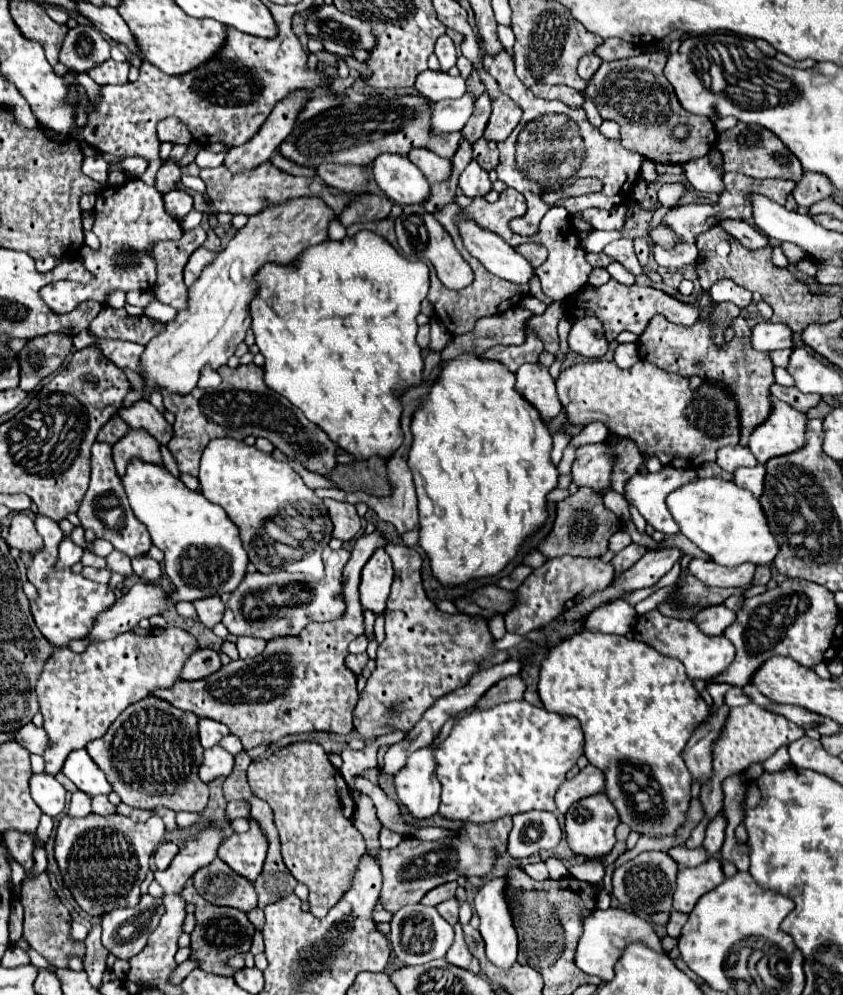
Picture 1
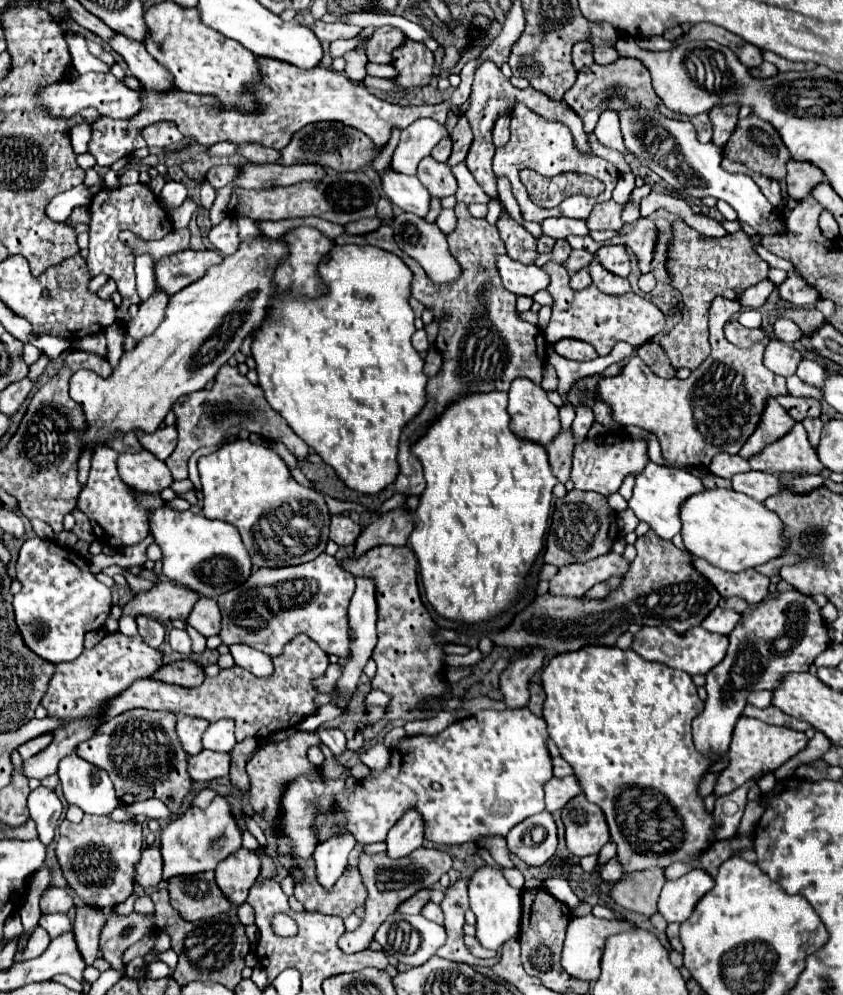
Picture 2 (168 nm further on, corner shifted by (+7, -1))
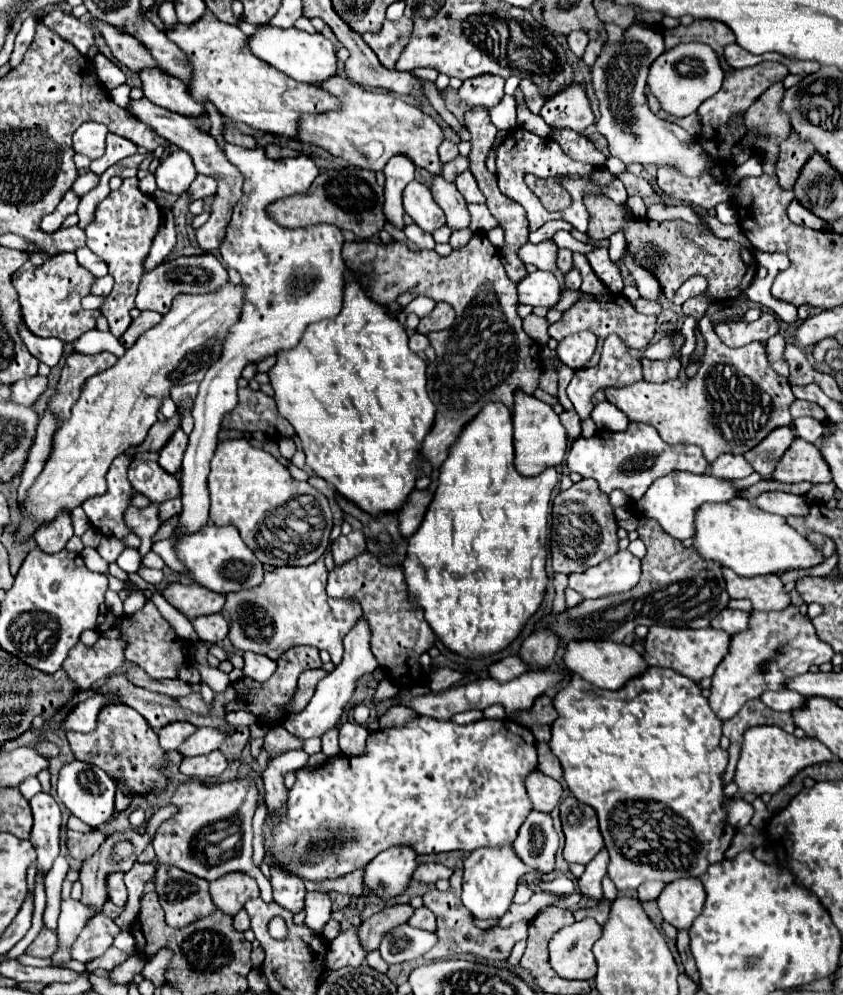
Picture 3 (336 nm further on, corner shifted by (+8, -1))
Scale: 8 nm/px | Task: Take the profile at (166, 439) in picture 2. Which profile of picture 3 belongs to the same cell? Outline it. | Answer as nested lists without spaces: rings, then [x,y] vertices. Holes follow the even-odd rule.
[[[178,428],[172,438],[166,442],[166,446],[158,452],[158,464],[168,472],[168,474],[174,474],[180,464],[182,464],[182,456],[184,456],[184,450],[186,450],[186,444],[188,444],[188,436],[184,434],[182,428]]]

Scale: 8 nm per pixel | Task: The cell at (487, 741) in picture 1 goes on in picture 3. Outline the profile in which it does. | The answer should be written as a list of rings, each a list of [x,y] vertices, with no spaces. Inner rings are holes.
[[[418,716],[406,726],[400,728],[388,728],[380,730],[378,734],[368,738],[368,752],[362,756],[338,756],[332,766],[324,764],[316,770],[300,770],[296,776],[296,784],[290,790],[288,796],[288,814],[286,818],[280,818],[272,828],[264,826],[264,848],[270,848],[270,854],[276,864],[284,866],[286,870],[294,872],[296,876],[304,880],[326,880],[326,878],[338,878],[344,876],[356,868],[366,866],[370,860],[374,860],[382,850],[396,846],[396,844],[410,844],[416,848],[416,854],[438,854],[438,852],[452,852],[452,850],[466,850],[472,852],[476,848],[504,848],[506,844],[512,844],[518,828],[526,820],[526,816],[532,812],[530,796],[526,790],[526,778],[530,772],[538,768],[538,750],[534,734],[520,726],[514,720],[476,720],[472,724],[456,724],[456,722],[440,722],[428,716]]]

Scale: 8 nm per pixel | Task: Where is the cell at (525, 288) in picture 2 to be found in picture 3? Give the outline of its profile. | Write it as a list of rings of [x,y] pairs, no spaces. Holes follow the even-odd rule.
[[[542,270],[524,276],[516,284],[516,290],[520,304],[530,304],[530,306],[552,308],[560,298],[560,284],[556,276],[552,272],[542,272]]]

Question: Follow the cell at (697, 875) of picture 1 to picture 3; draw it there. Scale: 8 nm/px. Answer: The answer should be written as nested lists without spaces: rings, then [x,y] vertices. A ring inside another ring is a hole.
[[[678,878],[662,890],[658,908],[668,924],[688,930],[694,918],[702,912],[704,900],[706,892],[698,878]]]

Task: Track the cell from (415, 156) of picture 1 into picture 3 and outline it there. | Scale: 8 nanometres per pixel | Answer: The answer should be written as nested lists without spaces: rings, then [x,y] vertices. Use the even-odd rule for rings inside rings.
[[[420,168],[420,176],[430,184],[430,190],[432,190],[432,196],[434,196],[436,204],[446,214],[448,226],[452,230],[466,228],[470,224],[470,216],[468,216],[468,210],[466,210],[466,200],[458,192],[456,184],[446,182],[442,174],[432,174],[424,168]]]

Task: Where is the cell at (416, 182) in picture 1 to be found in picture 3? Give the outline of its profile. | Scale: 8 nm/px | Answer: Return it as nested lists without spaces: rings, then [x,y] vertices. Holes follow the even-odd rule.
[[[412,180],[404,188],[402,204],[404,212],[426,232],[434,232],[446,222],[446,218],[442,216],[442,208],[438,208],[434,198],[430,196],[430,188],[418,180]]]

